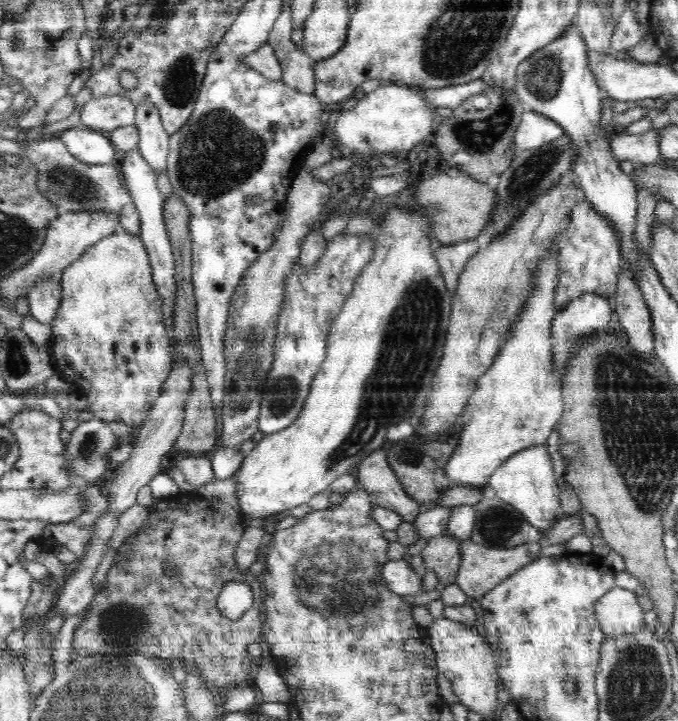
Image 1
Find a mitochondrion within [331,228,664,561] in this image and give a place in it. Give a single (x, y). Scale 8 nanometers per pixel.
(500, 524)

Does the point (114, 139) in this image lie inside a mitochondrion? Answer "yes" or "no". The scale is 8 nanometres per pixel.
no

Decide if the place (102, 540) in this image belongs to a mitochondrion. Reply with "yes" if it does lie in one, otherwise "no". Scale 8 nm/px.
no

